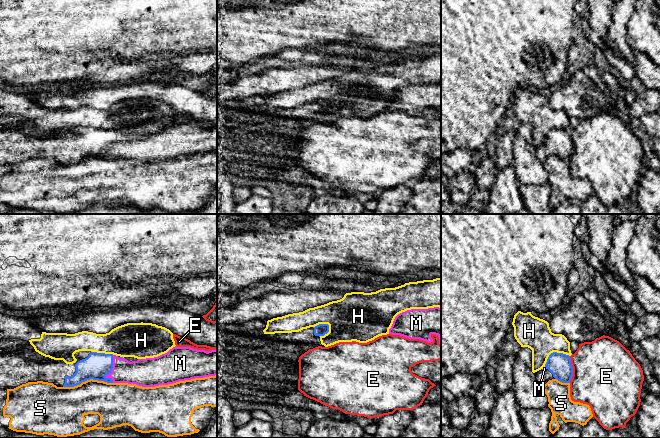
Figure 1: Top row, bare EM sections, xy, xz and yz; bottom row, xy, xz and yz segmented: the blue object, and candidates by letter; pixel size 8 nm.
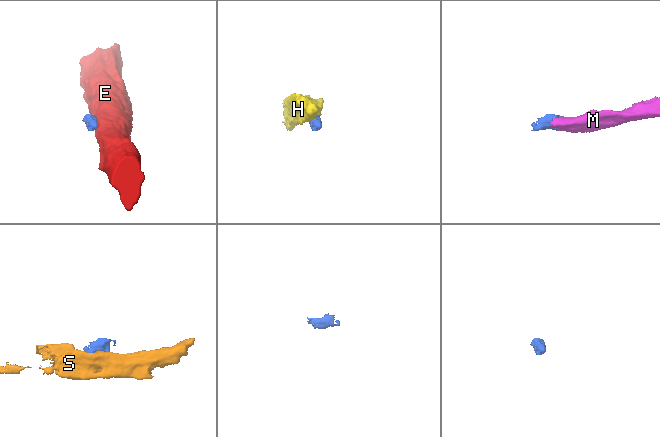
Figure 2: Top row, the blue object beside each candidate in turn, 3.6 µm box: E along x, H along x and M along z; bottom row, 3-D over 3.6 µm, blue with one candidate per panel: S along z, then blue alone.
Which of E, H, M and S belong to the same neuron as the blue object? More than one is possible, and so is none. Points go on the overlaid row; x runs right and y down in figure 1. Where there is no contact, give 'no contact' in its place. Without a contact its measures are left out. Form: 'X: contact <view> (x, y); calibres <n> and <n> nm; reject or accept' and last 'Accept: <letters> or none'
E: contact yz (572, 369); calibres 190 and 500 nm; reject
H: contact yz (553, 352); calibres 190 and 260 nm; reject
M: contact xy (111, 371); calibres 220 and 220 nm; accept
S: contact xy (87, 379); calibres 220 and 280 nm; reject
Accept: M

